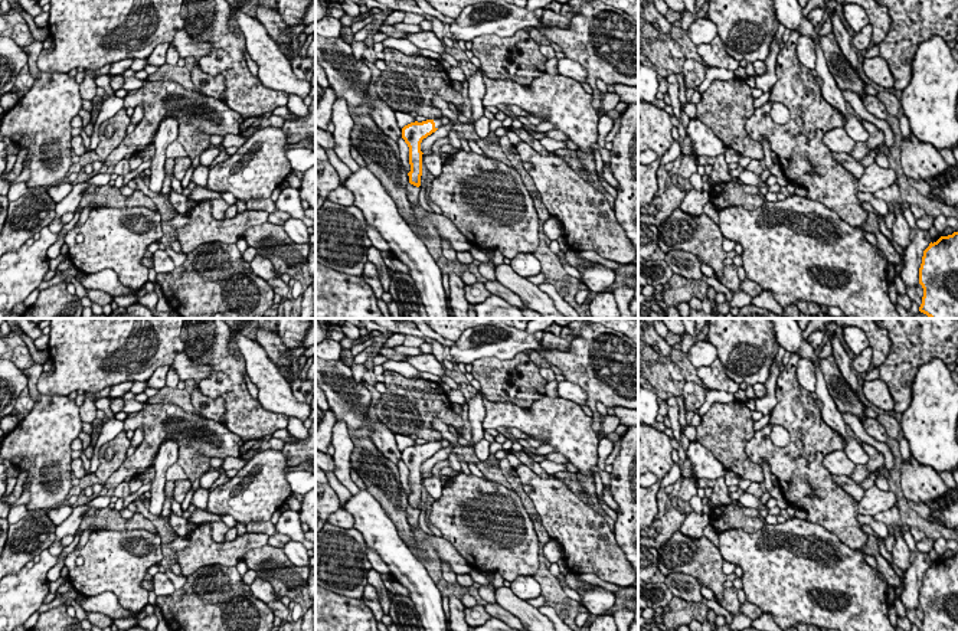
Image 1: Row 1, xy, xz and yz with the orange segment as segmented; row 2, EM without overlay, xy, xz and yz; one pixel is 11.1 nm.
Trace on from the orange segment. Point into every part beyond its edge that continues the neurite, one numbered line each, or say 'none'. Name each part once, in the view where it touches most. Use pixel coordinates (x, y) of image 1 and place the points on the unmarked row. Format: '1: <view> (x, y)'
none

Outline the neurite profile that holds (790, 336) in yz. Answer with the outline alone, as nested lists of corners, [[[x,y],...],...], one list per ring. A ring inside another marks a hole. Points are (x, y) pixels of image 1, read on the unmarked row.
[[[769,318],[774,324],[776,340],[781,347],[789,353],[798,353],[800,359],[808,359],[812,362],[814,349],[804,337],[804,331],[800,328],[795,318]]]

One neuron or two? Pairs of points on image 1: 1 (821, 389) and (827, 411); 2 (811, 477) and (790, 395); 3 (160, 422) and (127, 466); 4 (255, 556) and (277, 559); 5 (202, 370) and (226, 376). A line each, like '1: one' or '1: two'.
1: one
2: one
3: one
4: one
5: two

